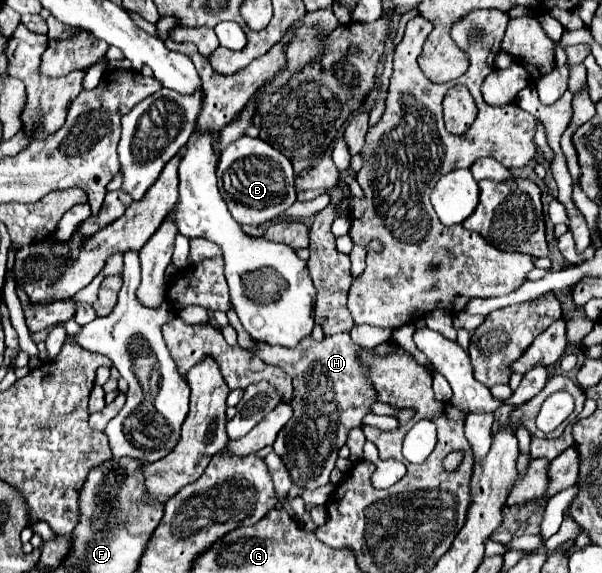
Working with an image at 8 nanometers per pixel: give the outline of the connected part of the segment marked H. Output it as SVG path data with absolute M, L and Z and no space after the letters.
M350 332L324 336L324 340L304 338L296 348L258 344L256 356L268 364L280 366L294 380L292 418L278 432L274 452L288 466L294 484L314 484L314 490L330 482L330 472L338 458L338 448L344 446L352 428L362 426L362 418L376 402L372 384L364 378L364 370L358 360L362 348L352 342Z

